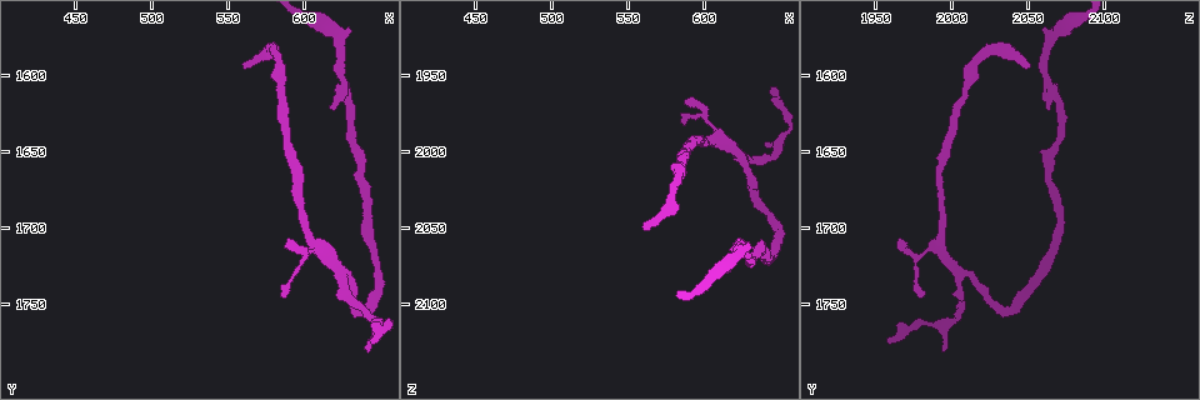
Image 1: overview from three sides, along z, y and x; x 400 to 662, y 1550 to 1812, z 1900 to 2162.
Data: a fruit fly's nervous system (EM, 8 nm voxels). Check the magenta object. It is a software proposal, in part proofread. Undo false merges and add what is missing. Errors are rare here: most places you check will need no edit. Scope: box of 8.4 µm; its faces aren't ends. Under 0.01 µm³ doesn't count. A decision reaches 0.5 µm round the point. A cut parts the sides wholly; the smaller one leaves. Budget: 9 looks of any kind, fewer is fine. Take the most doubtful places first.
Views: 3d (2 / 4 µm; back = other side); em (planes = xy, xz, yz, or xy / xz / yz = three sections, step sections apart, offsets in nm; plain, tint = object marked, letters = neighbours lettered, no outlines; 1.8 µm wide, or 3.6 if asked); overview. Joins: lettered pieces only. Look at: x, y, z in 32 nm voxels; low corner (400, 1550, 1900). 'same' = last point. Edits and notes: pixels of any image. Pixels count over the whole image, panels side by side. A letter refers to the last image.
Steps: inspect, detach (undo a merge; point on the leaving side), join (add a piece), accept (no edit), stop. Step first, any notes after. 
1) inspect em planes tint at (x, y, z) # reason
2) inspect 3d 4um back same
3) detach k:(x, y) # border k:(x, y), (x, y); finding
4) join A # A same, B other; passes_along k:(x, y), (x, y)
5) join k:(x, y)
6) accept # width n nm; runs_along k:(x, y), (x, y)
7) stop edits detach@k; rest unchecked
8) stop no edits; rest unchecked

inspect em 3.6um planes plain at (646, 1774, 1956) # tapers out

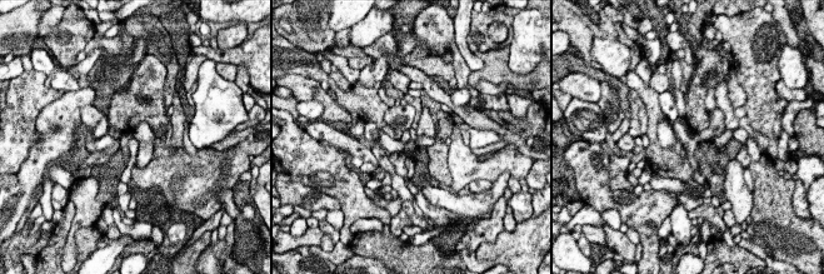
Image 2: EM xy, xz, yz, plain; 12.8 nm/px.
inspect em 3.6um planes tint same # with the object marked

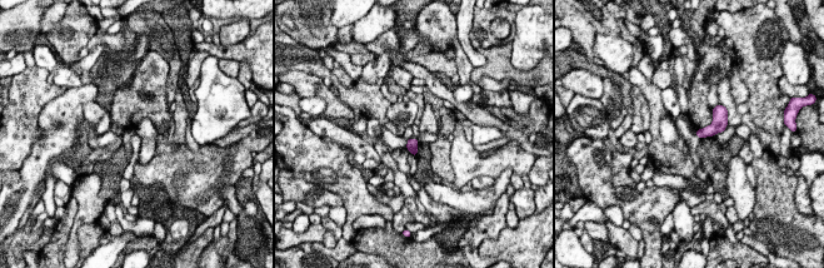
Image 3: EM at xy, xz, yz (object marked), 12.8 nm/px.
inspect em 3.6um planes letters same # see the neighbours

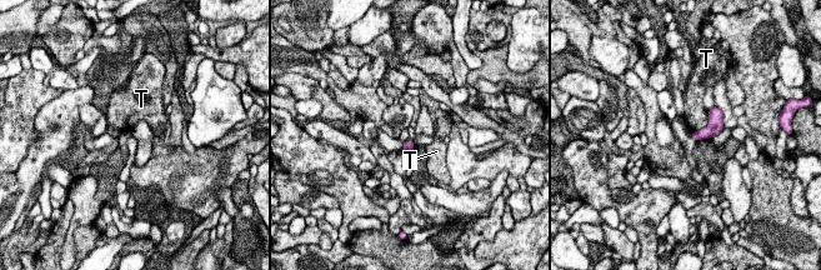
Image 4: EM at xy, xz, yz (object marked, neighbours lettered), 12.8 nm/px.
accept # longest_contact T 340 nm; T other; border 4:(707, 111), (707, 124), (692, 133); none of them fits

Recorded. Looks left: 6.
inspect em 3.6um planes tint at (626, 1730, 2004) # arms part here

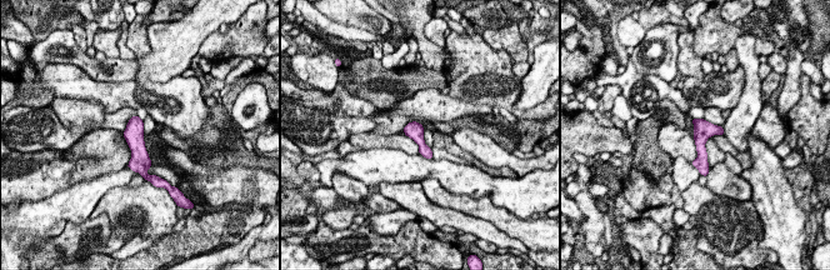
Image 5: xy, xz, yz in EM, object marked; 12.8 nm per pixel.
inspect em 3.6um planes letters same

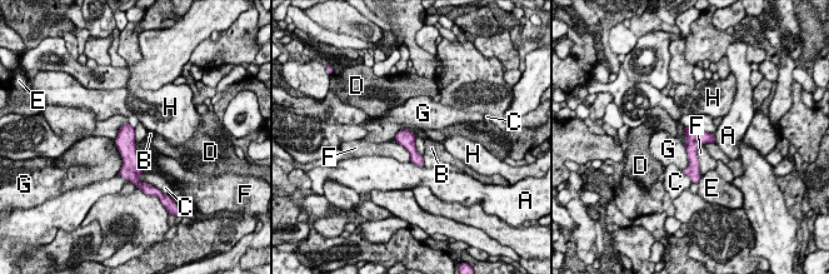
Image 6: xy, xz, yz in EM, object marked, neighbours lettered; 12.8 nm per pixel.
accept # A other, B other, C other, D other, E other, F other, G other, H other; border 6:(113, 140), (121, 158), (119, 174); all the same neuron

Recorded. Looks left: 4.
inspect em xy step 8 letters at (562, 1594, 2052)

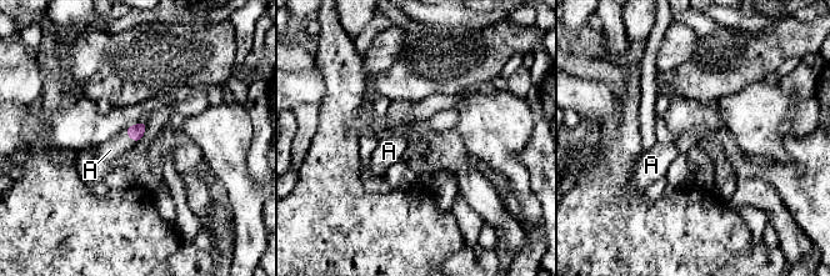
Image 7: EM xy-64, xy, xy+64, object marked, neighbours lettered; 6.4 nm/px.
inspect em planes letters same

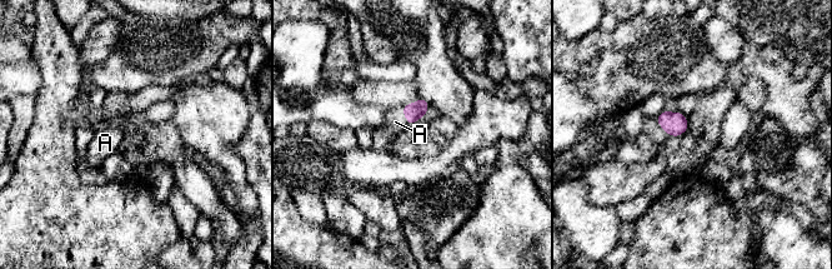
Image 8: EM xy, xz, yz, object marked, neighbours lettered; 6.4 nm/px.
join A # A same; passes_along 8:(414, 111), (404, 115), (395, 121); it goes on there

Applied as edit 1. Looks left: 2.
inspect overview

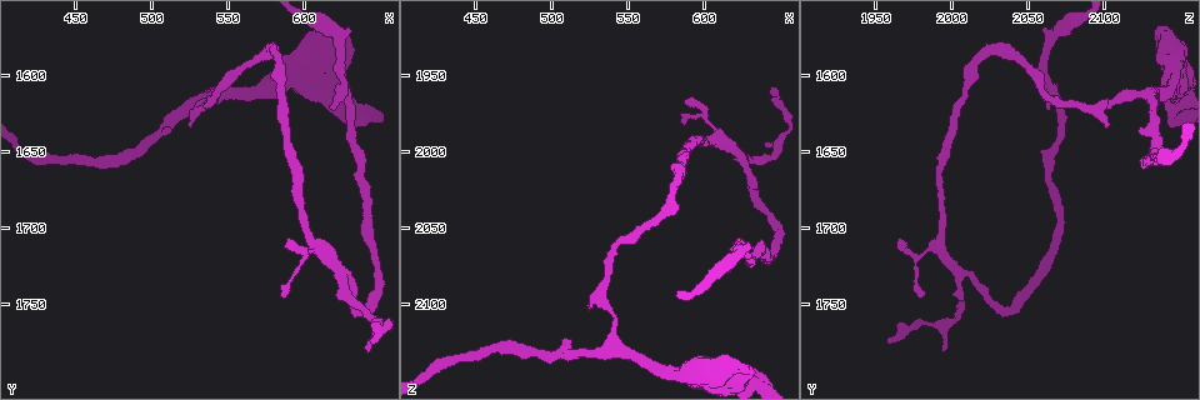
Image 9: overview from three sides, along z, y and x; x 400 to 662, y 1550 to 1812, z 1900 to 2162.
inspect em planes letters at (522, 1634, 2102) # an open end

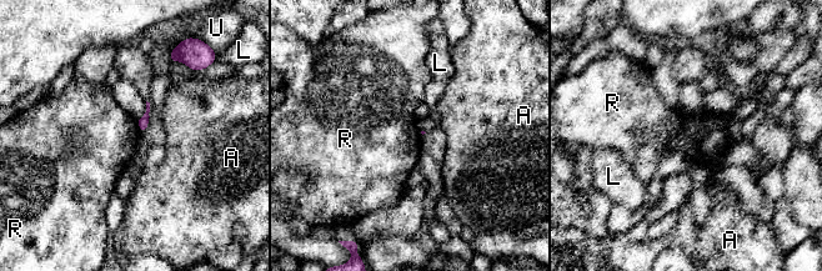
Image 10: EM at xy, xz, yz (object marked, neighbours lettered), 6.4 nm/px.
accept # A other, L other, R other, U other; border 10:(136, 119), (141, 134); none of them fits

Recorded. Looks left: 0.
stop edits join@8; rest unchecked

